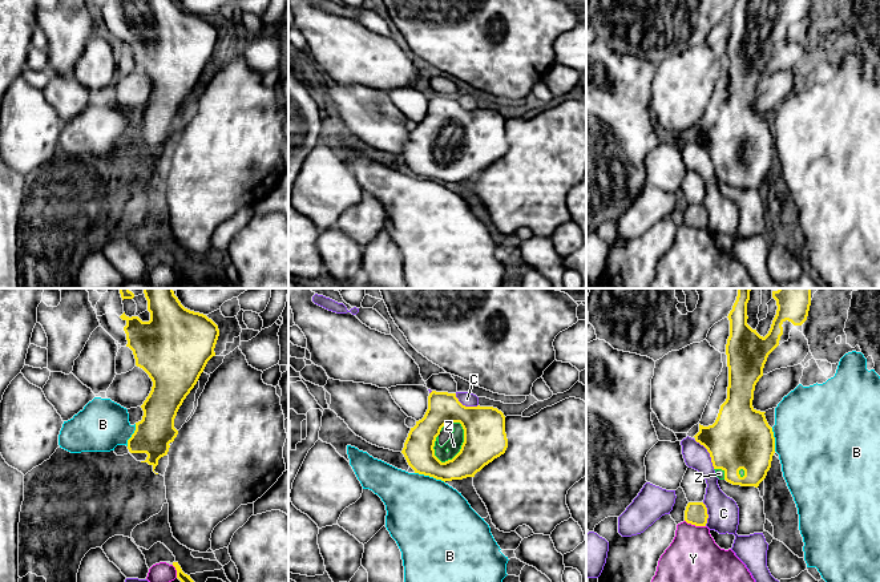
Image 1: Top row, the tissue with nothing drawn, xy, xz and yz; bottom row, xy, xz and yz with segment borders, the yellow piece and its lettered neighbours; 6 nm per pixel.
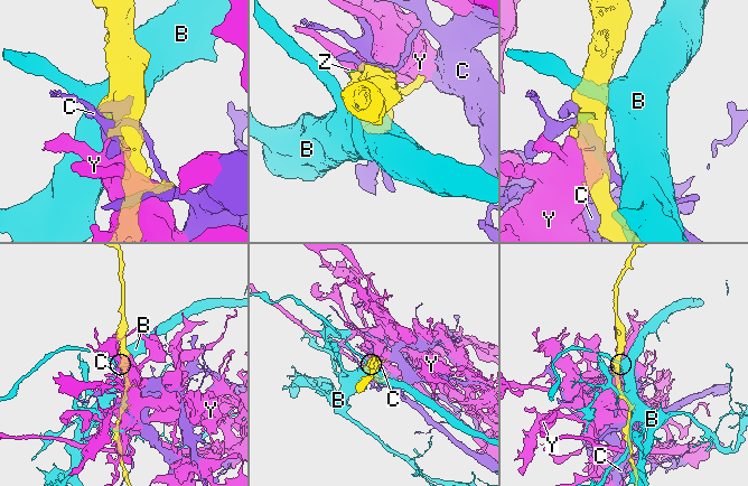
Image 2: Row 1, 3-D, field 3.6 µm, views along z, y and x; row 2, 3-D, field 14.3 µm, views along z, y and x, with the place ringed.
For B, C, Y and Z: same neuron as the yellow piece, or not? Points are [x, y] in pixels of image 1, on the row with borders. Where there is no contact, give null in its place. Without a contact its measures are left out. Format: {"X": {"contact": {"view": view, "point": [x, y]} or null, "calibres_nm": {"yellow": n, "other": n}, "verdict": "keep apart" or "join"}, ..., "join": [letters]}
{"B": {"contact": {"view": "xz", "point": [430, 476]}, "calibres_nm": {"yellow": 180, "other": 480}, "verdict": "keep apart"}, "C": {"contact": {"view": "yz", "point": [709, 452]}, "calibres_nm": {"yellow": 380, "other": 150}, "verdict": "keep apart"}, "Y": {"contact": {"view": "yz", "point": [695, 525]}, "calibres_nm": {"yellow": 140, "other": 320}, "verdict": "keep apart"}, "Z": {"contact": {"view": "xz", "point": [461, 445]}, "calibres_nm": {"yellow": 260, "other": 90}, "verdict": "join"}, "join": ["Z"]}

